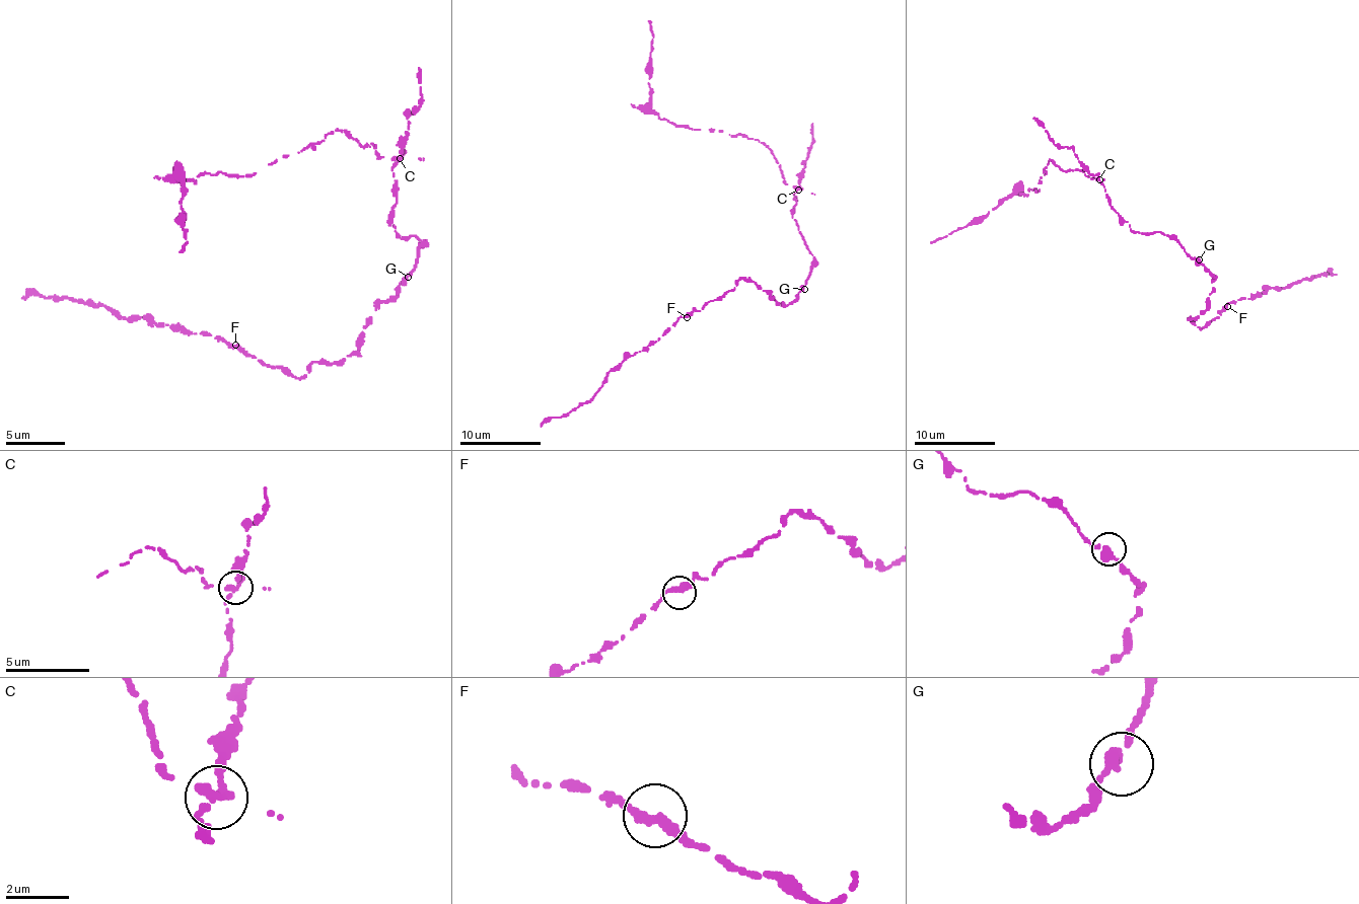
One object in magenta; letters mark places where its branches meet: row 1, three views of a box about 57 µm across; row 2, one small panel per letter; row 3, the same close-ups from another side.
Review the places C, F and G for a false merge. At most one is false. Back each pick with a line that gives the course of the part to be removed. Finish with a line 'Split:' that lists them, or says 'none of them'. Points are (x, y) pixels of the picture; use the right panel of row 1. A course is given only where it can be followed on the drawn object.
C: foreign part runs (1099, 178), (1061, 170), (1049, 160), (1039, 191), (1008, 195), (931, 243)
Split: C

